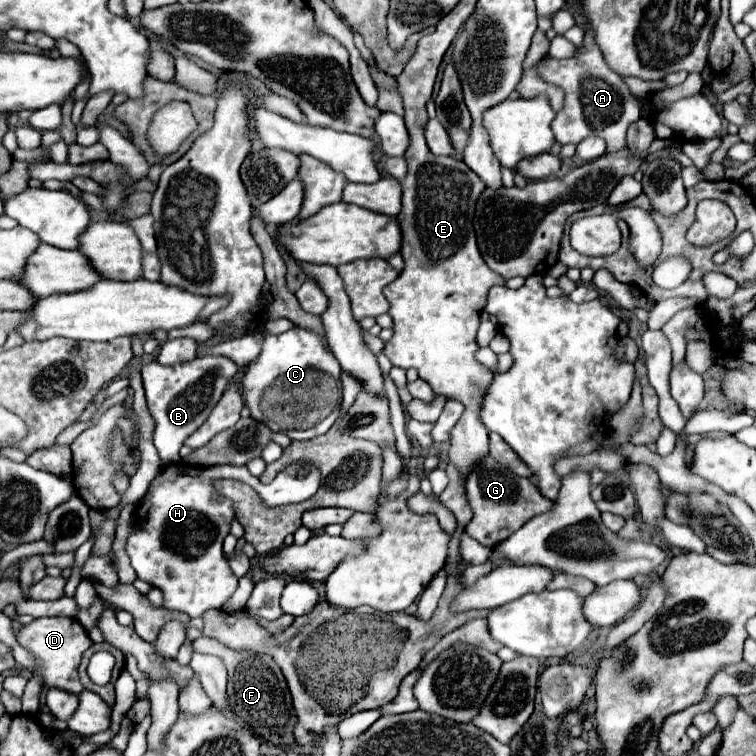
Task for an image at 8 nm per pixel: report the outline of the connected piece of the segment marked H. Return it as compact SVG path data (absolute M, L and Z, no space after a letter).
M177 464L165 466L149 484L147 494L143 498L143 506L139 502L135 510L135 528L137 532L131 532L125 544L125 552L131 560L133 570L137 572L137 578L149 582L151 586L159 588L165 594L165 608L179 610L189 614L191 618L199 618L203 612L211 608L221 608L223 602L235 592L237 588L237 576L231 572L227 558L223 554L223 538L229 534L229 526L235 518L233 504L227 498L221 498L211 482L213 478L231 478L239 482L249 482L255 486L259 480L249 474L245 466L189 466L181 464L177 472Z

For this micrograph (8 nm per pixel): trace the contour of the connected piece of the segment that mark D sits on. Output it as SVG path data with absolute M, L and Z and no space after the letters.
M35 618L29 626L23 626L21 632L17 634L17 642L29 650L33 654L33 658L37 660L37 676L43 678L43 686L47 688L65 688L65 692L73 692L73 694L81 694L85 688L77 676L77 666L81 662L81 654L93 644L87 630L75 620L75 618Z

